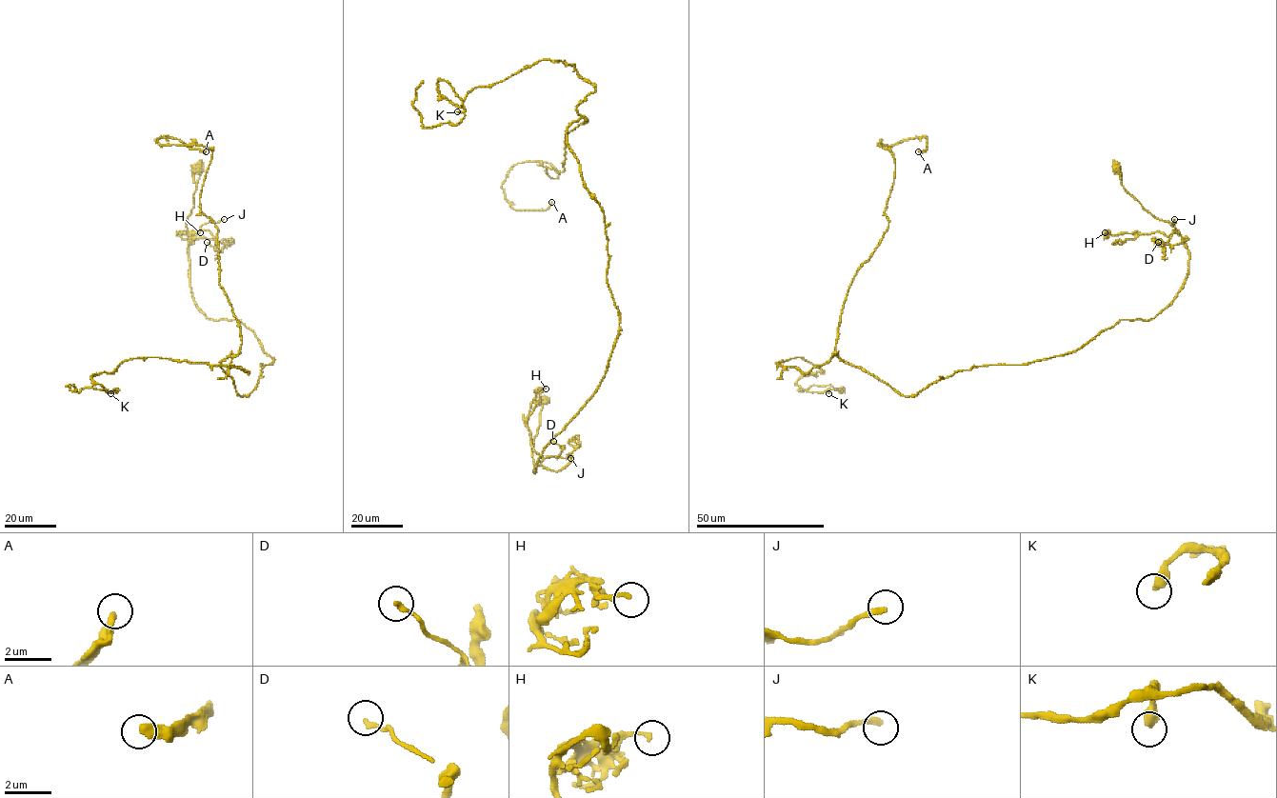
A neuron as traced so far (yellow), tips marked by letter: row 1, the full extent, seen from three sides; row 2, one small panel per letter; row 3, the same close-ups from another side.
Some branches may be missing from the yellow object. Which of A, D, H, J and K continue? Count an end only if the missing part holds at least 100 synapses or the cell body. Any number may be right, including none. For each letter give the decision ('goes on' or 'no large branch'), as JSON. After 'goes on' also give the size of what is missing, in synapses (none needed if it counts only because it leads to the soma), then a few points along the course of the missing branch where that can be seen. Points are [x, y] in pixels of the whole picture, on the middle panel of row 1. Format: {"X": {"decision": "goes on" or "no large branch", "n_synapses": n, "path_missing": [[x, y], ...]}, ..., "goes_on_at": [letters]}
{"A": {"decision": "no large branch"}, "D": {"decision": "no large branch"}, "H": {"decision": "no large branch"}, "J": {"decision": "no large branch"}, "K": {"decision": "no large branch"}, "goes_on_at": []}

